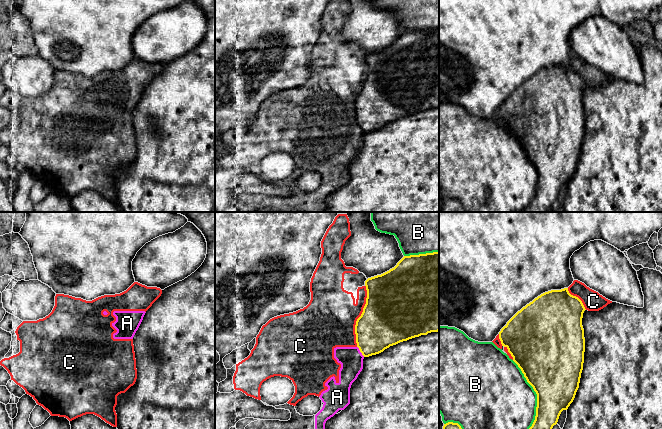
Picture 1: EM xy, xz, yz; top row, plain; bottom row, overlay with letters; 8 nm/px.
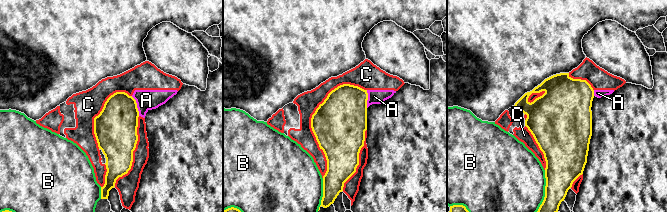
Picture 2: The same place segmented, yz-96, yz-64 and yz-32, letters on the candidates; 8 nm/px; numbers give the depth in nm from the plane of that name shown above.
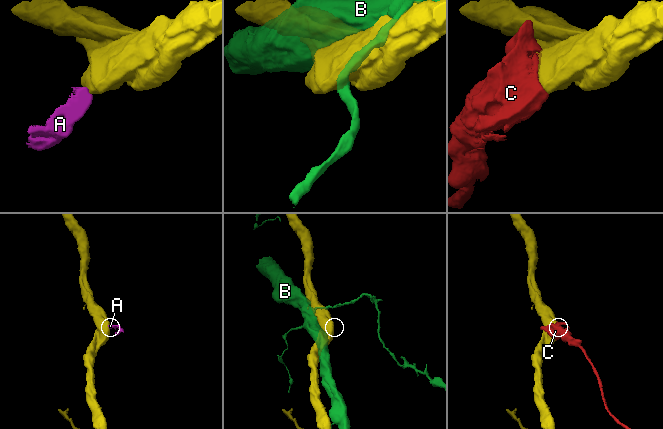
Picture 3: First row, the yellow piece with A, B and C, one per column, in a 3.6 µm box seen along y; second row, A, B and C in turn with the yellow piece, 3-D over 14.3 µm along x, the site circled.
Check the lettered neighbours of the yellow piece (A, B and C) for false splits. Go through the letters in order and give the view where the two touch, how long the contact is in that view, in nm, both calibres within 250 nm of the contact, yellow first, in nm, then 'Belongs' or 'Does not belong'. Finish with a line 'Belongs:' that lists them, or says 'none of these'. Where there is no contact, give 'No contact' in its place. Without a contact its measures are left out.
A: Touches yellow in xz. Shared border 110 nm. Thickness 360 nm (yellow) against 190 nm. Does not belong
B: Touches yellow in yz. Shared border 600 nm. Thickness 420 nm (yellow) against 460 nm. Does not belong
C: Touches yellow in xz. Shared border 500 nm. Thickness 460 nm (yellow) against 420 nm. Does not belong
Belongs: none of these

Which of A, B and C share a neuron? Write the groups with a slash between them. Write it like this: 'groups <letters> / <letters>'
groups A C / B

